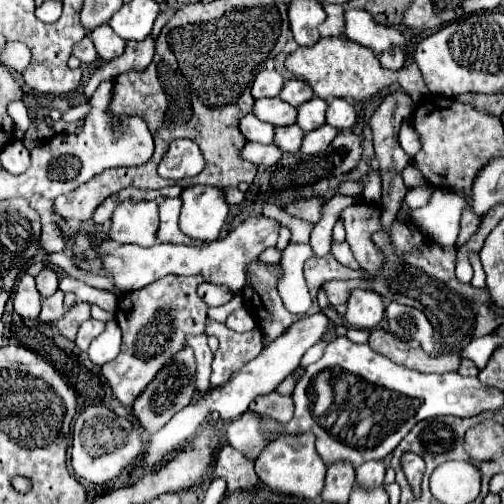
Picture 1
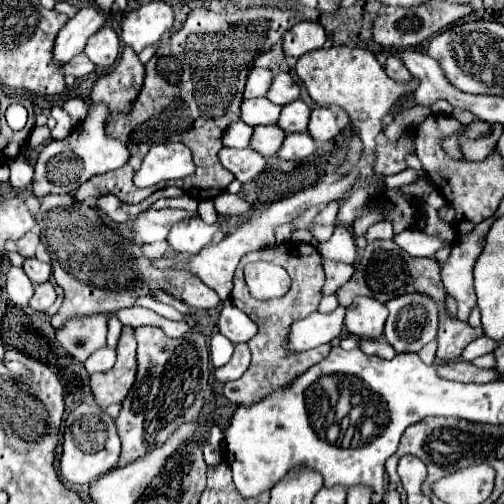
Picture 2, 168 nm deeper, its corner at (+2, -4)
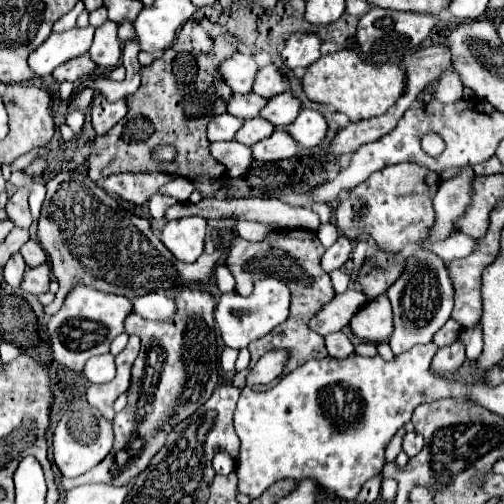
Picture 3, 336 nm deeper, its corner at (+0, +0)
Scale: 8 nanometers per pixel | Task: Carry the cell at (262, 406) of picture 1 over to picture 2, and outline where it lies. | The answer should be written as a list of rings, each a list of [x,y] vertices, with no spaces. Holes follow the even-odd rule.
[[[284,241],[284,243],[272,245],[268,249],[260,249],[256,253],[244,255],[244,259],[240,261],[240,265],[236,269],[236,275],[234,275],[232,301],[244,313],[248,313],[248,317],[252,317],[252,321],[256,321],[258,335],[248,341],[248,347],[252,351],[252,363],[248,367],[248,371],[240,379],[230,381],[230,383],[224,385],[224,395],[234,405],[252,405],[252,403],[260,401],[262,397],[270,395],[274,389],[280,389],[280,387],[288,385],[294,377],[298,377],[300,373],[304,373],[306,369],[310,369],[312,365],[316,365],[318,361],[322,361],[328,355],[332,349],[330,344],[321,345],[304,353],[294,353],[294,351],[288,351],[288,347],[286,347],[286,339],[288,339],[288,333],[290,333],[290,325],[294,321],[298,321],[298,319],[304,319],[308,313],[312,313],[312,311],[318,309],[318,303],[324,297],[322,285],[324,285],[322,259],[320,259],[318,249],[314,245],[310,245],[310,243]],[[248,261],[270,261],[270,263],[282,265],[288,271],[288,275],[292,277],[290,291],[284,297],[280,297],[280,299],[256,301],[248,293],[248,287],[244,283],[244,273],[242,271],[244,271],[244,265]]]

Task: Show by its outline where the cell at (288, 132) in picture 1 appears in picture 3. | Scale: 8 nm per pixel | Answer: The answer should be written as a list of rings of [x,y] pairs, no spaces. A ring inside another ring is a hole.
[[[256,117],[256,119],[250,119],[250,121],[244,121],[242,129],[238,131],[238,137],[236,141],[238,143],[244,143],[248,147],[252,147],[254,143],[270,137],[274,133],[274,125],[270,125],[270,121],[262,119],[262,117]]]

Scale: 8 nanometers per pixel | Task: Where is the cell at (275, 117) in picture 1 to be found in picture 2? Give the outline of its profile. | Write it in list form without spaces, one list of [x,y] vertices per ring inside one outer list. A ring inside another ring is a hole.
[[[266,97],[244,99],[240,105],[240,119],[252,127],[274,125],[280,117],[280,107],[268,101]]]

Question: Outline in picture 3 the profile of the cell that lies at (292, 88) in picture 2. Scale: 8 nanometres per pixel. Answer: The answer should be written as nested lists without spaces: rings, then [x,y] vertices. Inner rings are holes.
[[[268,65],[268,67],[262,67],[258,71],[258,77],[254,81],[252,91],[270,99],[270,97],[276,97],[280,93],[290,91],[290,81],[288,81],[286,75],[280,73],[280,69],[276,65]]]

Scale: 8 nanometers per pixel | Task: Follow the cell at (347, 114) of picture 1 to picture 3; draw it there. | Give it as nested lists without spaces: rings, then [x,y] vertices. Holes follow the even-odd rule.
[[[302,109],[298,119],[286,127],[286,131],[302,145],[302,147],[316,147],[328,131],[328,121],[316,109]]]

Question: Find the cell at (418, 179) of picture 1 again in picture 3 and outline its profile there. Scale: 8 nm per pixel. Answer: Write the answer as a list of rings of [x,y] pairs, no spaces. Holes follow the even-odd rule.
[[[342,49],[336,53],[322,55],[316,63],[306,69],[302,77],[304,93],[322,105],[332,105],[336,111],[348,115],[348,119],[360,121],[370,119],[374,115],[382,115],[392,107],[404,89],[404,73],[402,67],[390,63],[366,63],[358,51]]]

